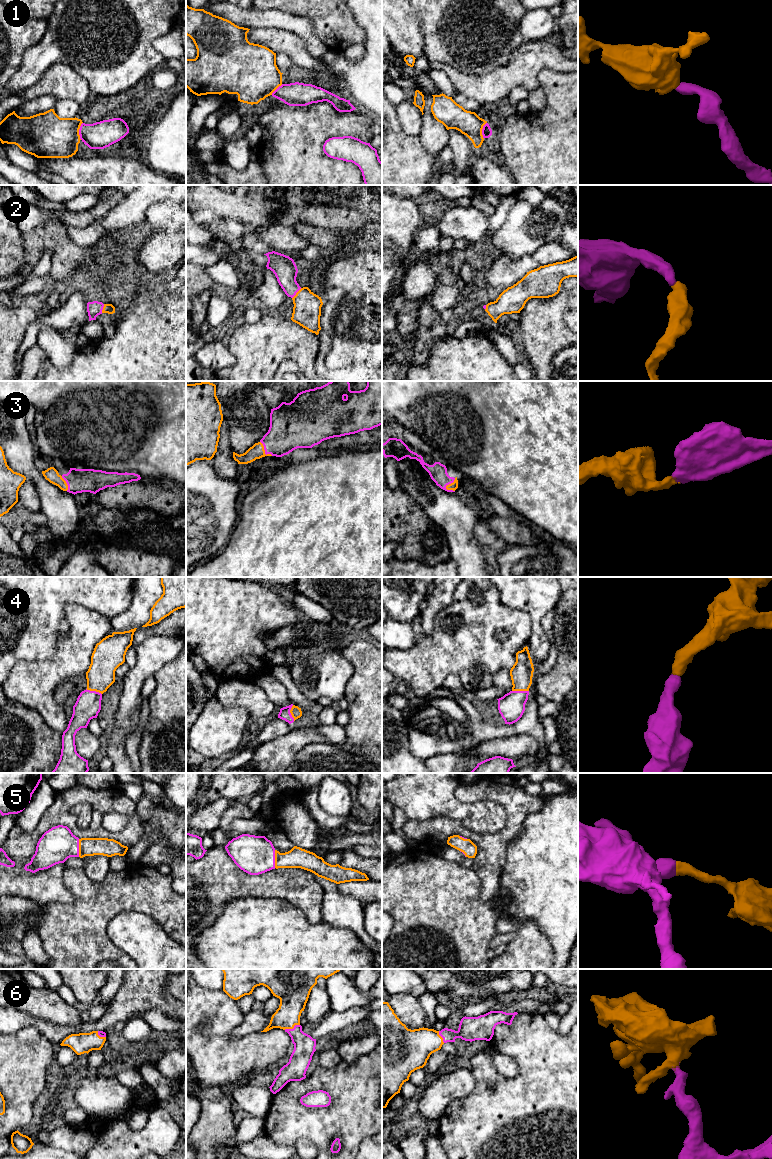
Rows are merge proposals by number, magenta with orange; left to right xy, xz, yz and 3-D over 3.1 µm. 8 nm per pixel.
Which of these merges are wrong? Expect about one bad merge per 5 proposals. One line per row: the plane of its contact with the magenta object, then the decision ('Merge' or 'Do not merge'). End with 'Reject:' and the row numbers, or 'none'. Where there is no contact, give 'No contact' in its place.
1: Touches magenta in xy. Merge
2: Touches magenta in xz. Merge
3: Touches magenta in yz. Merge
4: Touches magenta in yz. Merge
5: Touches magenta in xy. Merge
6: Touches magenta in xz. Merge
Reject: none

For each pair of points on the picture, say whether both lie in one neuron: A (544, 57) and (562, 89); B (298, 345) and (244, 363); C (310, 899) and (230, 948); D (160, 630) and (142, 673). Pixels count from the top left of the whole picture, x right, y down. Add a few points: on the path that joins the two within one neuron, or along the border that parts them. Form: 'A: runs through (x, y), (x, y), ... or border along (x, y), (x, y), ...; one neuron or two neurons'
A: border along (567, 71), (542, 69), (538, 75), (538, 85); two neurons
B: runs through (285, 345), (262, 345), (257, 350); one neuron
C: border along (274, 898), (296, 906), (313, 923); two neurons
D: border along (175, 635), (153, 635), (137, 645); two neurons

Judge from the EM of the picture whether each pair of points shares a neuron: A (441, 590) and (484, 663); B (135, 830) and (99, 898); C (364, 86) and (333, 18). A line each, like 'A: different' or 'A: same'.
A: different
B: different
C: different

